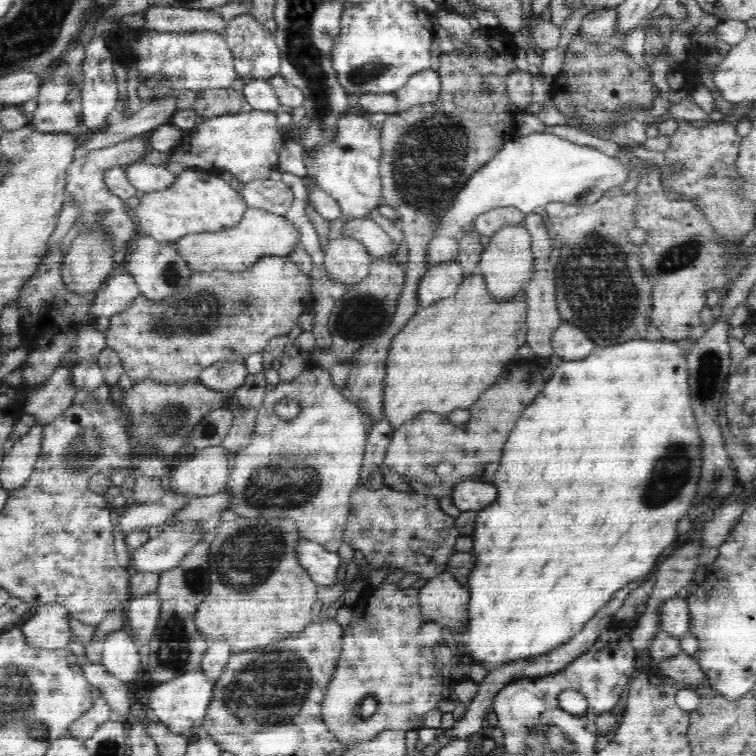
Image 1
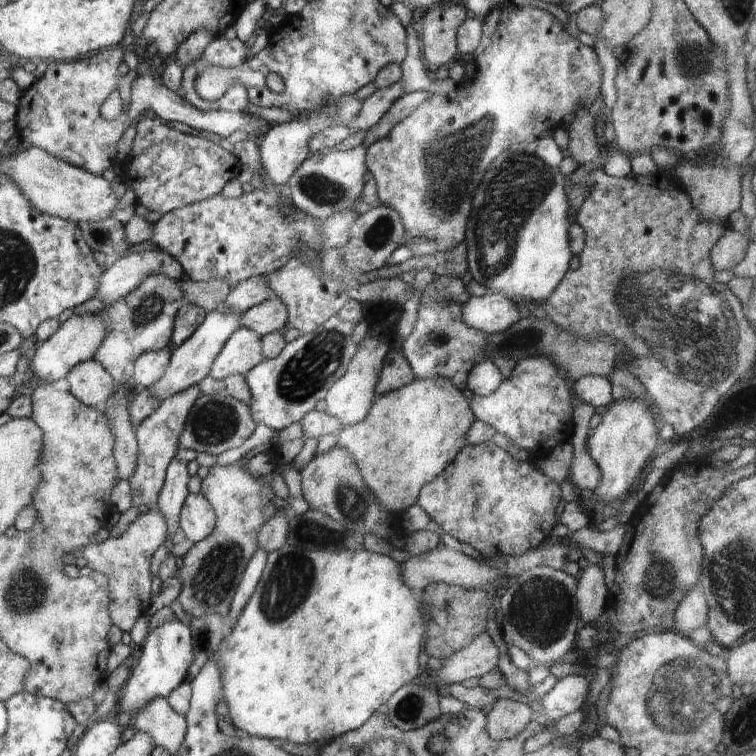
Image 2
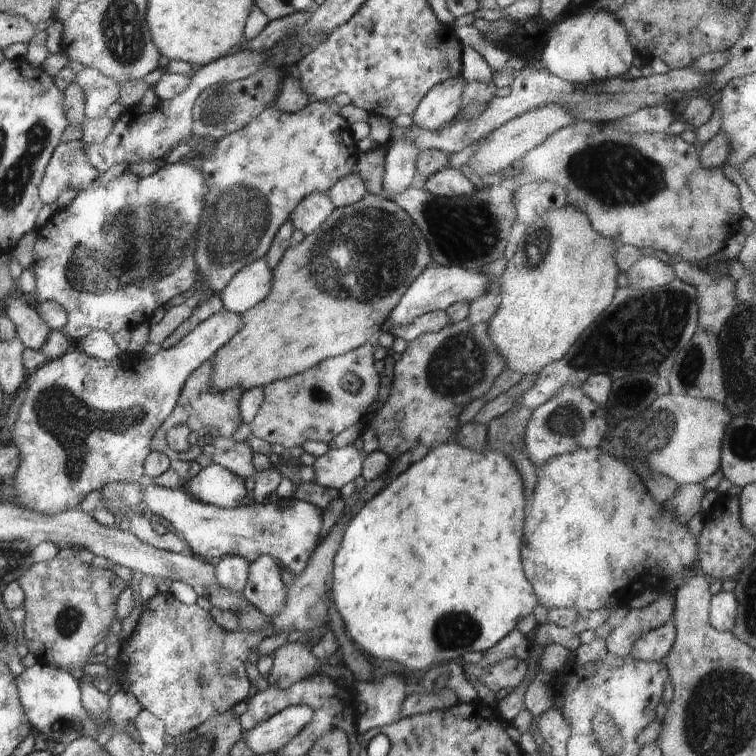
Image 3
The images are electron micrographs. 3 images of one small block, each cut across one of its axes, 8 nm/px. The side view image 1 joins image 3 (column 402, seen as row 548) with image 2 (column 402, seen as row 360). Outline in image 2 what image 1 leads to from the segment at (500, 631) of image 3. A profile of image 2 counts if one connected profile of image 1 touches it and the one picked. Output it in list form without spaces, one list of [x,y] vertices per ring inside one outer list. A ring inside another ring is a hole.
[[[285,544],[282,548],[267,554],[266,566],[257,584],[254,594],[243,606],[231,633],[223,638],[217,652],[212,656],[222,669],[223,698],[230,708],[230,714],[226,719],[235,726],[240,735],[248,732],[264,738],[290,740],[294,744],[310,744],[312,740],[322,740],[322,738],[331,741],[336,736],[360,728],[373,712],[379,710],[382,704],[387,704],[388,699],[399,688],[426,677],[421,673],[418,660],[427,642],[427,620],[423,615],[423,606],[416,590],[405,581],[403,564],[392,559],[390,555],[375,553],[368,549],[298,552],[292,546]]]

